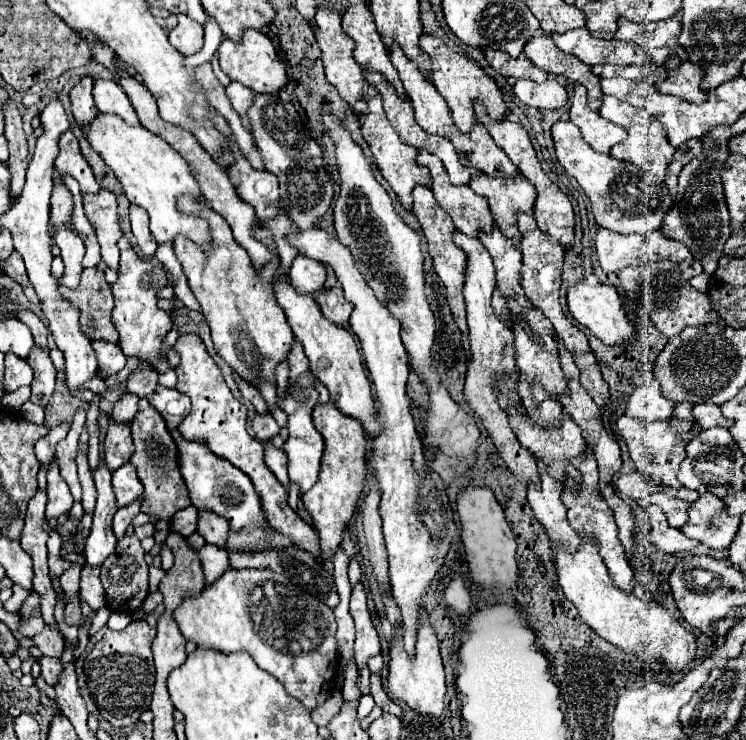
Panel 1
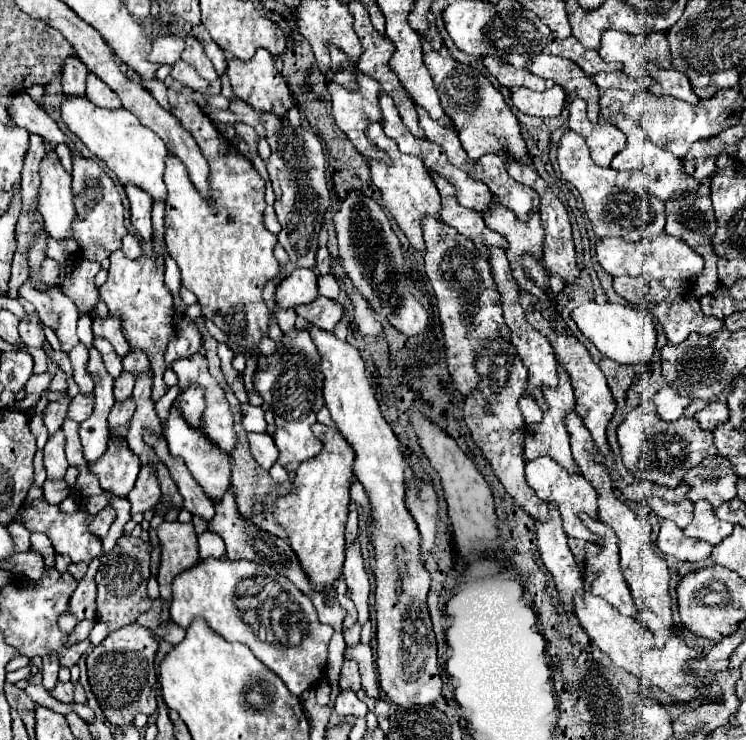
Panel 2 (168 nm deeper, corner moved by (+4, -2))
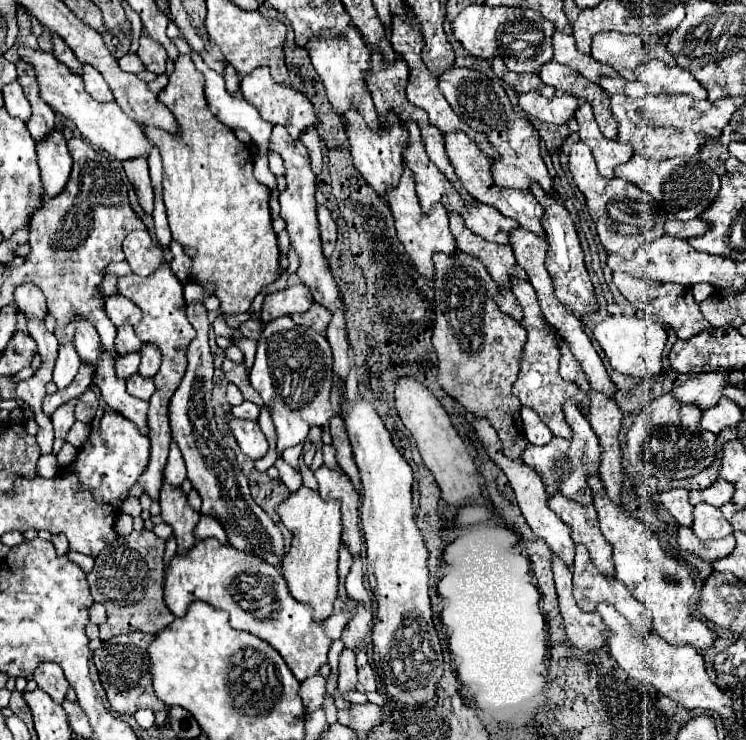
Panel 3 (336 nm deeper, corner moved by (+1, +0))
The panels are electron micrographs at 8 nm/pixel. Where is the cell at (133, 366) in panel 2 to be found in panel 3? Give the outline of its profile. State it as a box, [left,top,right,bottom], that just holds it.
[115,325,143,355]

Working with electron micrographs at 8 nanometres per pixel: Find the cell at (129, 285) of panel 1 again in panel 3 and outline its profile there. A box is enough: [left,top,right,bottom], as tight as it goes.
[117,261,195,501]

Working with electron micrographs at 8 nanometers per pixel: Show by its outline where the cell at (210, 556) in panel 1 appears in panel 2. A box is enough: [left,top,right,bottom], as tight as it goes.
[198,531,226,559]

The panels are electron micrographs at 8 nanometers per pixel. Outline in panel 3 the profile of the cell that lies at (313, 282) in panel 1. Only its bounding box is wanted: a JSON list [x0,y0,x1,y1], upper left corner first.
[261,283,313,323]

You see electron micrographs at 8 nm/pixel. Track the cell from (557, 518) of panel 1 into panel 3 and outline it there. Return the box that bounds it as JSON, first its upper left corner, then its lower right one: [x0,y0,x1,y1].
[551,557,605,651]

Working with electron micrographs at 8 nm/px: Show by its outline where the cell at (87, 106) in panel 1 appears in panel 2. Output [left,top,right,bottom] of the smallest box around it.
[62,57,88,97]

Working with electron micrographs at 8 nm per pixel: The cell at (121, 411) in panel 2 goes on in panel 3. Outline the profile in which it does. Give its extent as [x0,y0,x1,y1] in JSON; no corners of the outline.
[127,373,155,401]

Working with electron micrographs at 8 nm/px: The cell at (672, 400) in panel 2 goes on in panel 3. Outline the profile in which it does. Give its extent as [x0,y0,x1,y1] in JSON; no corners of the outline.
[671,373,725,409]

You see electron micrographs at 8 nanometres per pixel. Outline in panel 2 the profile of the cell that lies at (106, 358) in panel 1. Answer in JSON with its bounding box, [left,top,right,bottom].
[92,313,130,357]

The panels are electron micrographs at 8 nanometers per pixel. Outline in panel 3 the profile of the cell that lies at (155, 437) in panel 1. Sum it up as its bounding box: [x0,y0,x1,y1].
[139,345,161,379]

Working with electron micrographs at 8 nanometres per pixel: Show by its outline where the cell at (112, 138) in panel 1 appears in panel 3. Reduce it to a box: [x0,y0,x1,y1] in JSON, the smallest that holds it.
[19,47,155,163]

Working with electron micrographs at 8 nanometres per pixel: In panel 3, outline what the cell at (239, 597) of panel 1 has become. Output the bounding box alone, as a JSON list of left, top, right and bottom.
[165,539,331,681]

